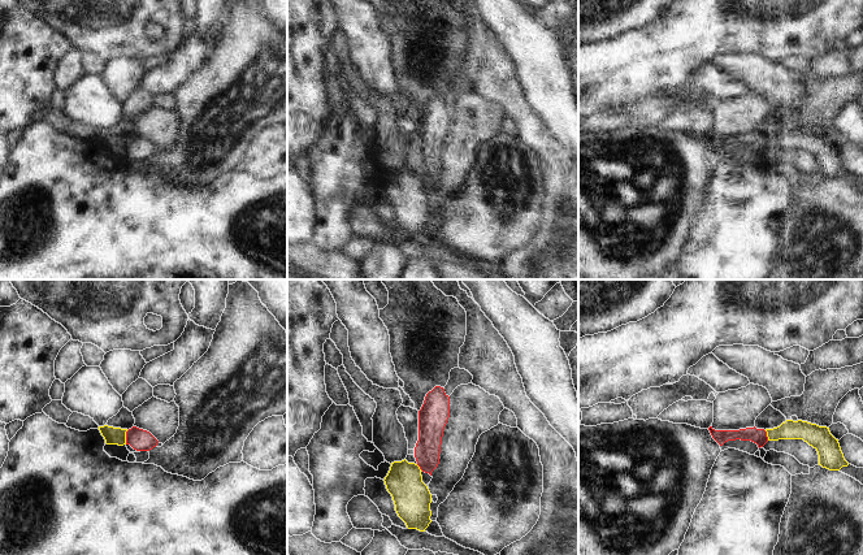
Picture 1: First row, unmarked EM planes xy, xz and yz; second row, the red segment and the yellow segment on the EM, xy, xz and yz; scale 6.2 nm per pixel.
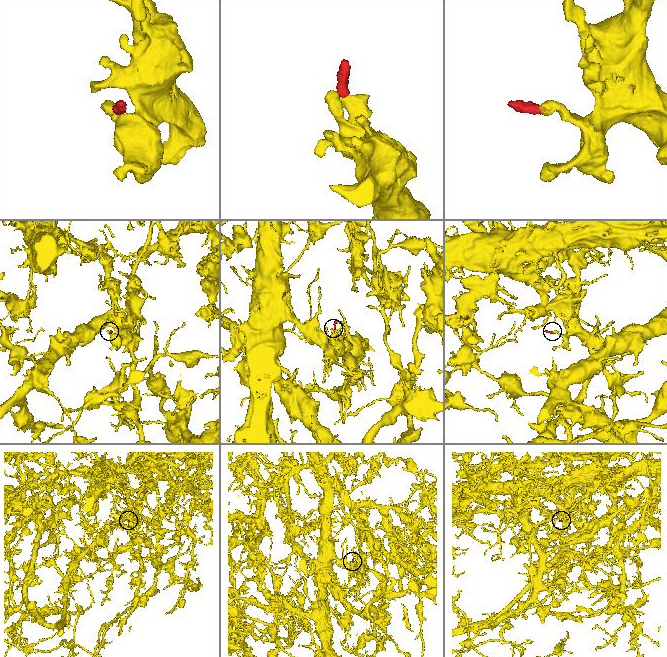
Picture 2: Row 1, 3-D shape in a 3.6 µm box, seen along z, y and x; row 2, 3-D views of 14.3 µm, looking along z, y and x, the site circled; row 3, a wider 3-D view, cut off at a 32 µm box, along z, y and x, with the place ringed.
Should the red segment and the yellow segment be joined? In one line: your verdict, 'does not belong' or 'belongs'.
does not belong

